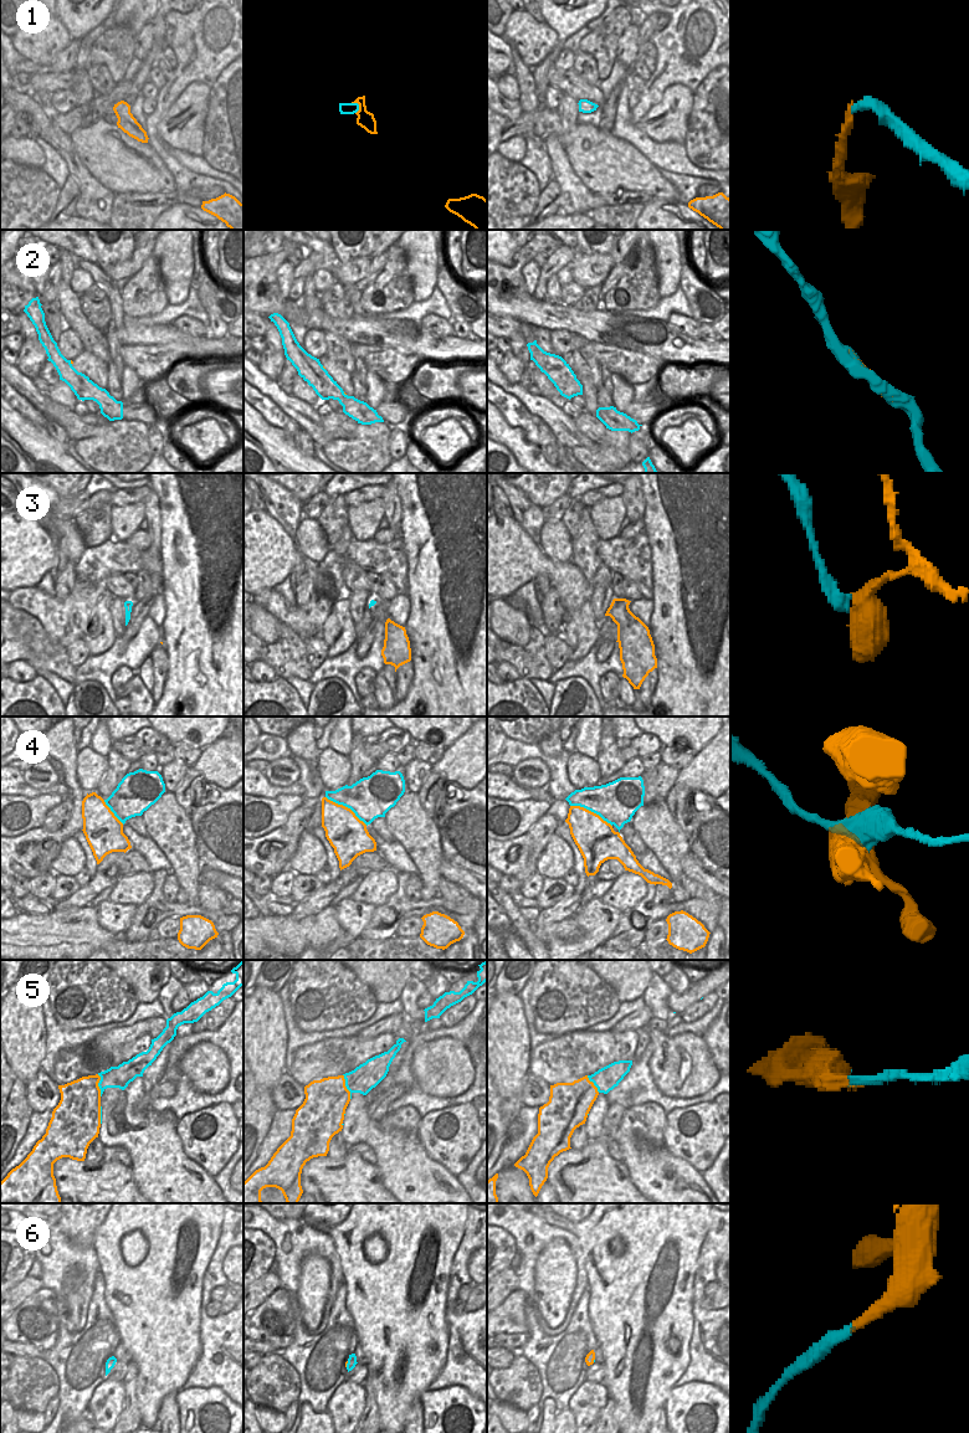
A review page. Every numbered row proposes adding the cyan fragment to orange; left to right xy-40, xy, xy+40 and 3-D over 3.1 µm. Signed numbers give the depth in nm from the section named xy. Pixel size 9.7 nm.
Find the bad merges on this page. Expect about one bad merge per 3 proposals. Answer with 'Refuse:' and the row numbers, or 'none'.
Refuse: 1, 3

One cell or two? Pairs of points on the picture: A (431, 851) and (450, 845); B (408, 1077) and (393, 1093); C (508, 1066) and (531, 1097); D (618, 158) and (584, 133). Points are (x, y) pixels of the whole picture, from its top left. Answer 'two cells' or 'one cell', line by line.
A: two cells
B: two cells
C: two cells
D: one cell

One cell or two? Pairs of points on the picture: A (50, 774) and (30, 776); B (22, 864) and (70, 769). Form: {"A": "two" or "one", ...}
{"A": "one", "B": "one"}

